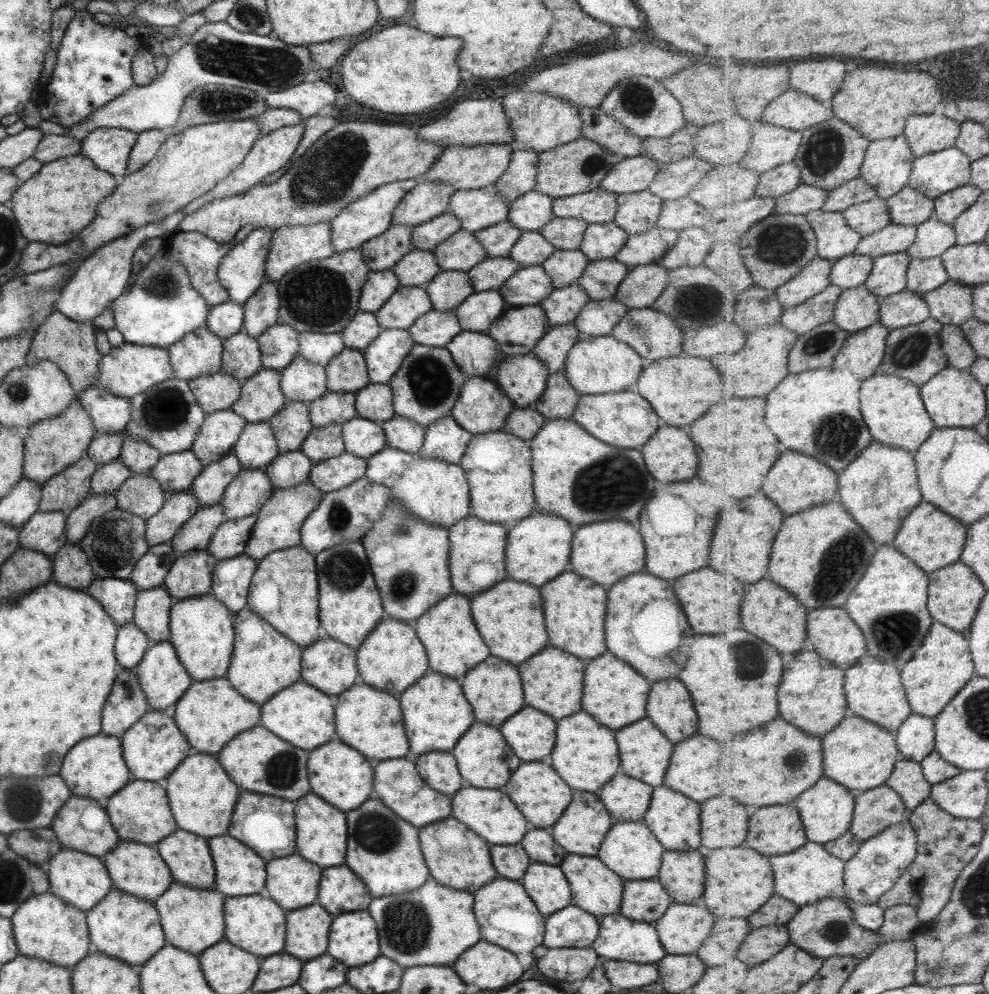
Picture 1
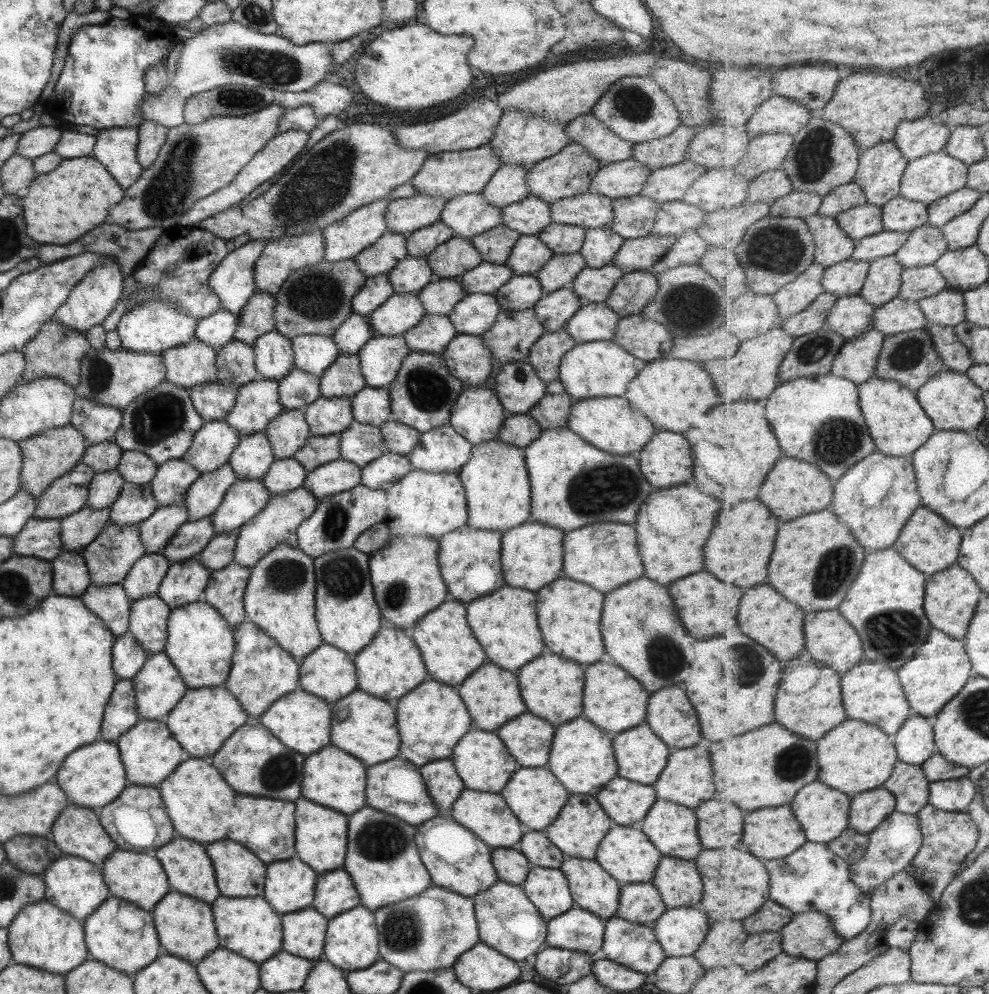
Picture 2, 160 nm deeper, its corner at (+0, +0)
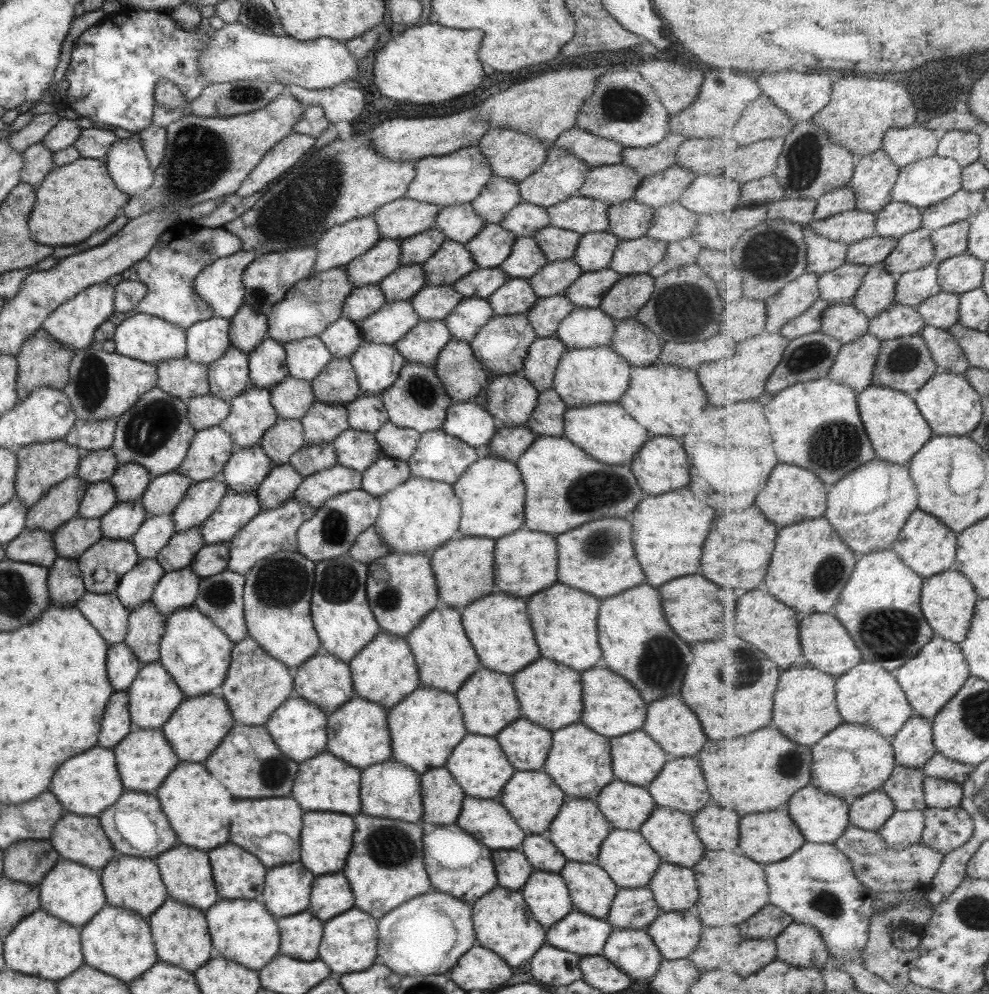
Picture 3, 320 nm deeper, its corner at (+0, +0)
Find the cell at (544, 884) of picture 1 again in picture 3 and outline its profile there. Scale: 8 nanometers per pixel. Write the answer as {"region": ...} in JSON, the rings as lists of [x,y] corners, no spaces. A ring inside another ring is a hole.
{"region":[[[533,872],[519,892],[544,932],[573,910],[567,886],[557,873]]]}

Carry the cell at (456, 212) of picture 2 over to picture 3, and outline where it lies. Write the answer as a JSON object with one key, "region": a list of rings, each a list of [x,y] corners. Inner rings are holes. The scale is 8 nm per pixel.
{"region":[[[469,203],[447,206],[439,210],[434,220],[435,228],[445,239],[464,245],[485,225],[482,218],[473,213]]]}

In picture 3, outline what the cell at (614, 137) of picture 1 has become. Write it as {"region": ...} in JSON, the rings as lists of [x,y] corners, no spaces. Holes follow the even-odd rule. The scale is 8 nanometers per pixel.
{"region":[[[573,126],[559,134],[553,144],[582,160],[589,168],[609,166],[621,162],[622,146],[618,142],[595,136]]]}

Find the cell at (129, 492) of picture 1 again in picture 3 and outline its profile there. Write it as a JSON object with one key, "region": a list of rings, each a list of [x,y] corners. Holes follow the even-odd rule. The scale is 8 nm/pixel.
{"region":[[[139,500],[116,503],[98,518],[101,535],[107,539],[130,541],[146,518],[145,509]]]}

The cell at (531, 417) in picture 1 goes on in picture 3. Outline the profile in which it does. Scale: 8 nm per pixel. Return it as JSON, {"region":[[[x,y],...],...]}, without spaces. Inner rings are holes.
{"region":[[[498,425],[497,431],[487,444],[488,456],[514,464],[535,439],[536,436],[526,426]]]}

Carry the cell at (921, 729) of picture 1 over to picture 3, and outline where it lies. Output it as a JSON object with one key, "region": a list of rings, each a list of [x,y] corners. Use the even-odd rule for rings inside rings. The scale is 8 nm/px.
{"region":[[[914,714],[892,738],[896,762],[909,768],[923,768],[935,752],[932,721]]]}

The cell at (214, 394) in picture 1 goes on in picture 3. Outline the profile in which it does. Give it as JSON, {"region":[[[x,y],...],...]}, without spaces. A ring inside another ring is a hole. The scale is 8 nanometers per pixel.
{"region":[[[211,394],[189,398],[187,418],[193,431],[218,426],[229,415],[230,407],[224,400]]]}

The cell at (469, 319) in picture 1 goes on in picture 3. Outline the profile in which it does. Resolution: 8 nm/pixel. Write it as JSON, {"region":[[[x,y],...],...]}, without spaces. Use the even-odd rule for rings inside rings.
{"region":[[[463,297],[443,321],[453,339],[470,343],[477,329],[493,316],[486,299]]]}

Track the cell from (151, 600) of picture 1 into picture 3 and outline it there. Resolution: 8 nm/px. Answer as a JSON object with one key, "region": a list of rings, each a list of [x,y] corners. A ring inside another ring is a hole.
{"region":[[[150,601],[129,611],[127,632],[122,642],[132,650],[141,666],[158,660],[158,646],[164,633],[164,620],[165,616],[159,614]]]}

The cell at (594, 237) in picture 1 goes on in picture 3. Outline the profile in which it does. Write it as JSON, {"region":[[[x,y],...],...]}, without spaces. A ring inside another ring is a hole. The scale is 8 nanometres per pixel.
{"region":[[[607,230],[580,235],[571,260],[582,272],[595,272],[608,268],[618,241],[619,239]]]}

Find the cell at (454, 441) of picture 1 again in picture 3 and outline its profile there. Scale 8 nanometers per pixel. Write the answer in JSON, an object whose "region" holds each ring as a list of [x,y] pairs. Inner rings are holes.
{"region":[[[435,430],[420,434],[415,450],[411,453],[406,464],[411,477],[452,485],[475,461],[477,461],[477,454],[473,447],[467,446],[464,442],[443,433],[441,430]]]}

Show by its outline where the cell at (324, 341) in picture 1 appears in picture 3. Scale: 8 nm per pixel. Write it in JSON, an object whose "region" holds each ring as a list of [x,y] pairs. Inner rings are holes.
{"region":[[[318,336],[303,337],[296,341],[282,343],[288,376],[311,382],[327,364],[331,354]]]}

